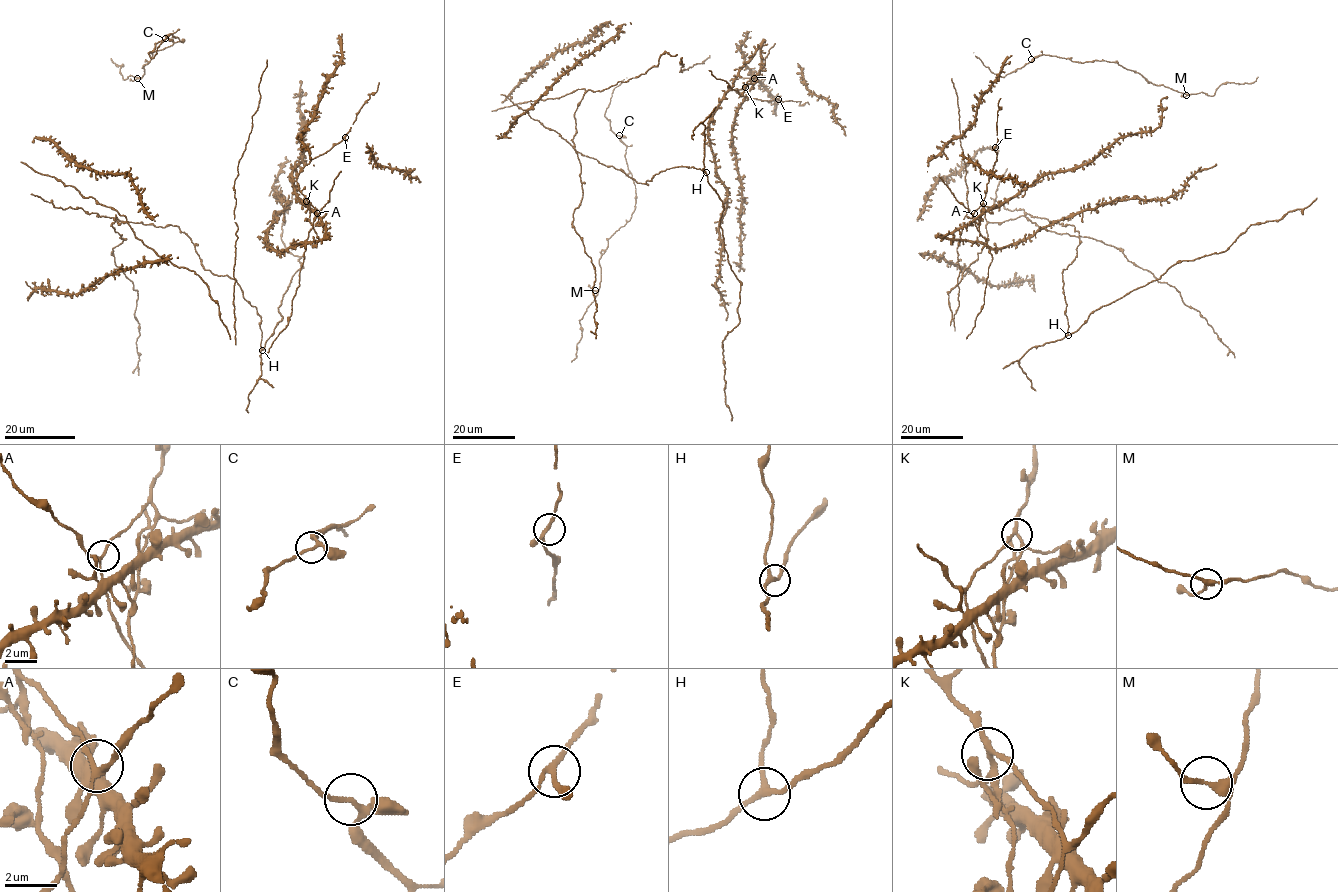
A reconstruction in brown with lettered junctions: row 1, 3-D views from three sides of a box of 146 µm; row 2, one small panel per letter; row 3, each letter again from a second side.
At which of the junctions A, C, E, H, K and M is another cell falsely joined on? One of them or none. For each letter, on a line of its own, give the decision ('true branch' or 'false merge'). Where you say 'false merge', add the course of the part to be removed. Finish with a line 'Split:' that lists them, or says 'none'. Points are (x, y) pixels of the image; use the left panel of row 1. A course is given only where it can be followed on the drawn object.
A: true branch
C: true branch
E: true branch
H: true branch
K: false merge | (307, 201), (309, 221), (317, 238)
M: true branch
Split: K

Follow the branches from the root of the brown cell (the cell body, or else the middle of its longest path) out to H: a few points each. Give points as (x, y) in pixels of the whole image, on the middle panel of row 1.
H: (677, 54), (589, 89), (571, 145), (641, 183), (675, 167), (706, 172)

